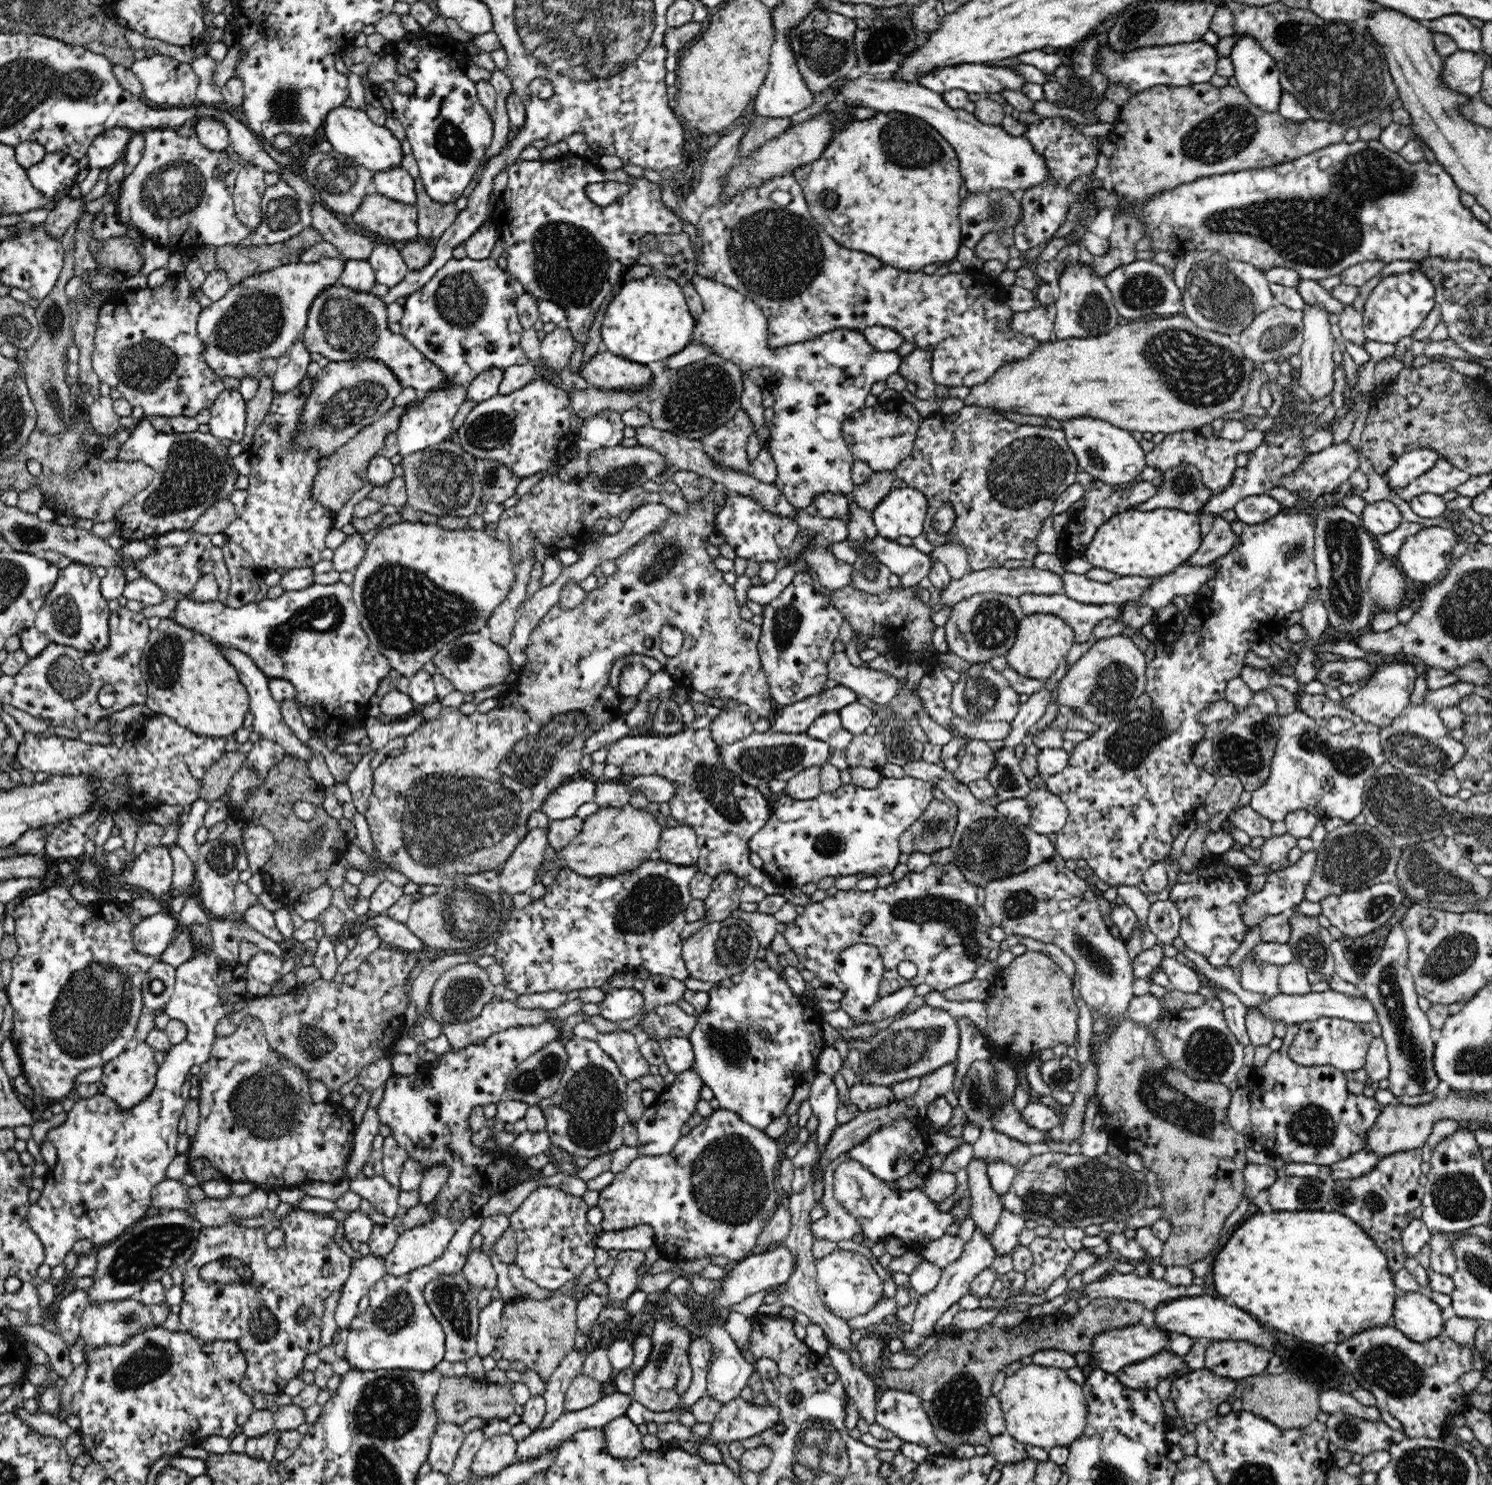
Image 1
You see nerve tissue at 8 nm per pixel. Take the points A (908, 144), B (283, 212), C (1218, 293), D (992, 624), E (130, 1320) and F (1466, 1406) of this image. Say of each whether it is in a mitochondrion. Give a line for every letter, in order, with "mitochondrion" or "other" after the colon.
A: mitochondrion
B: mitochondrion
C: mitochondrion
D: mitochondrion
E: mitochondrion
F: other

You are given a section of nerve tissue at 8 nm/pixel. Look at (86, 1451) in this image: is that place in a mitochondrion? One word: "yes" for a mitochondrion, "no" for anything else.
no

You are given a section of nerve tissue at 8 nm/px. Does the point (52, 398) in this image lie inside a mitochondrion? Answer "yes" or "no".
yes

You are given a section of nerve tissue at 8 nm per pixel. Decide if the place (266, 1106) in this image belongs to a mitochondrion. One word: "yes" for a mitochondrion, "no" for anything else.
yes

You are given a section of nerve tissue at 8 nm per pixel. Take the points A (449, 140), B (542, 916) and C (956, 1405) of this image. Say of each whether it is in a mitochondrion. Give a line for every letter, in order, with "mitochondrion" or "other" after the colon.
A: mitochondrion
B: other
C: mitochondrion

